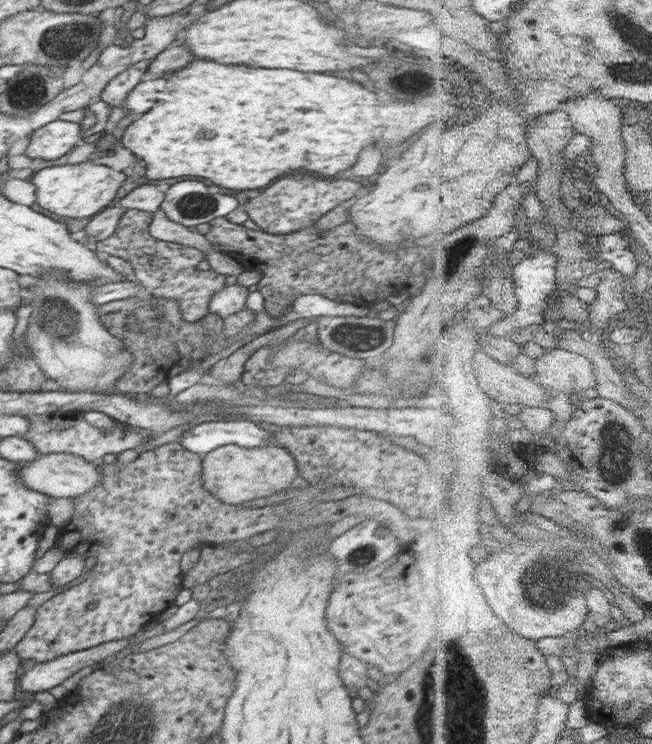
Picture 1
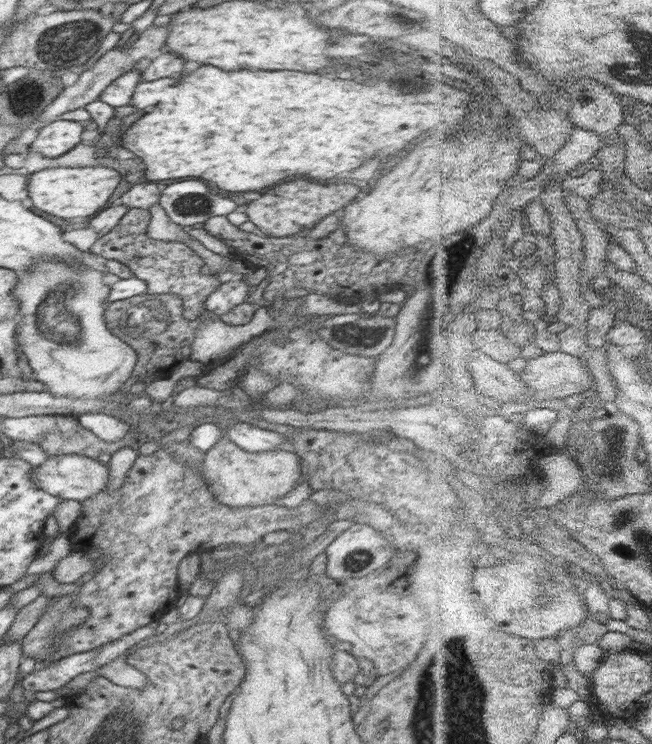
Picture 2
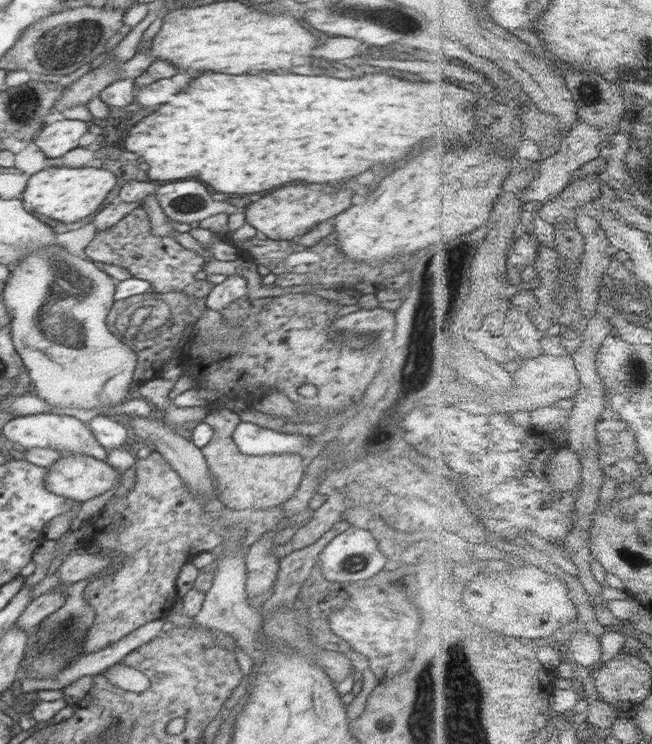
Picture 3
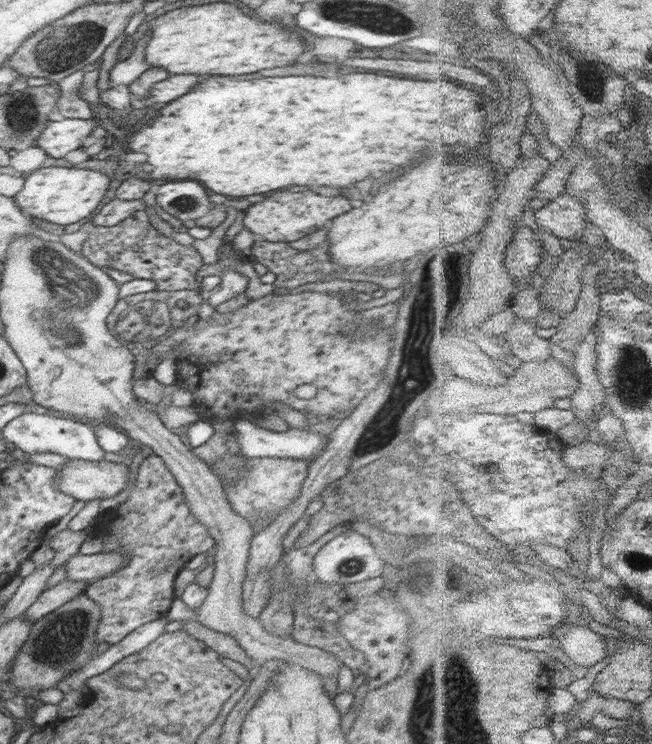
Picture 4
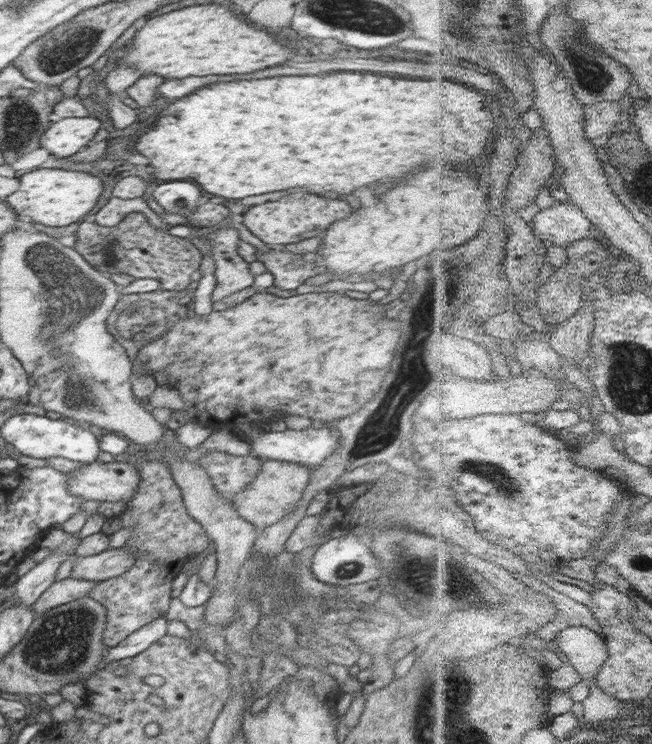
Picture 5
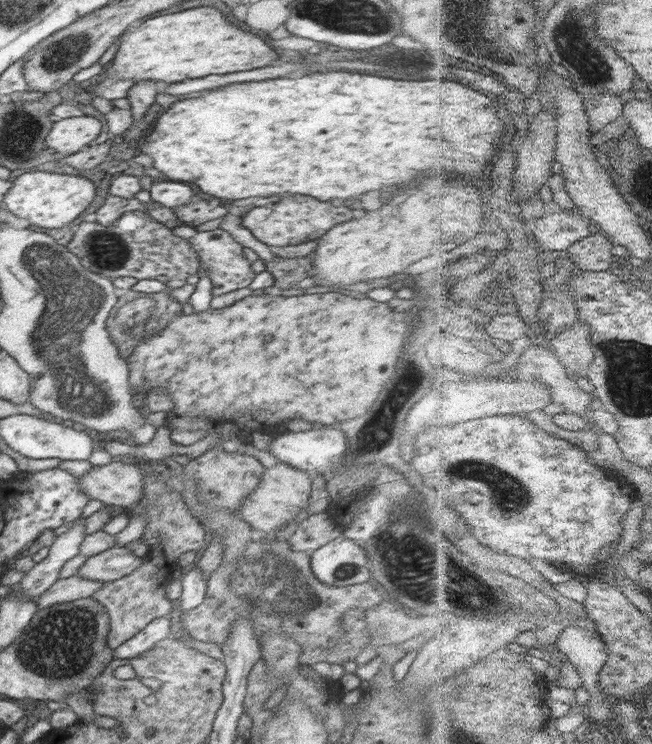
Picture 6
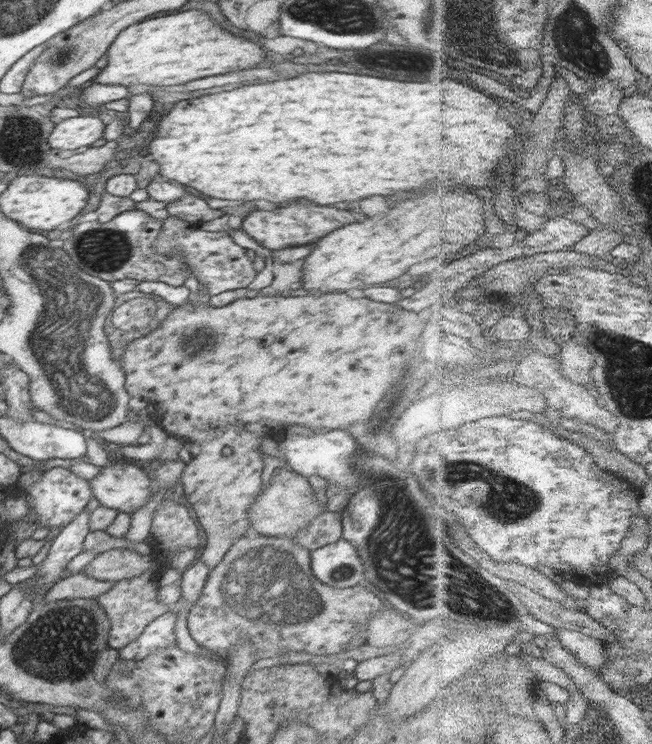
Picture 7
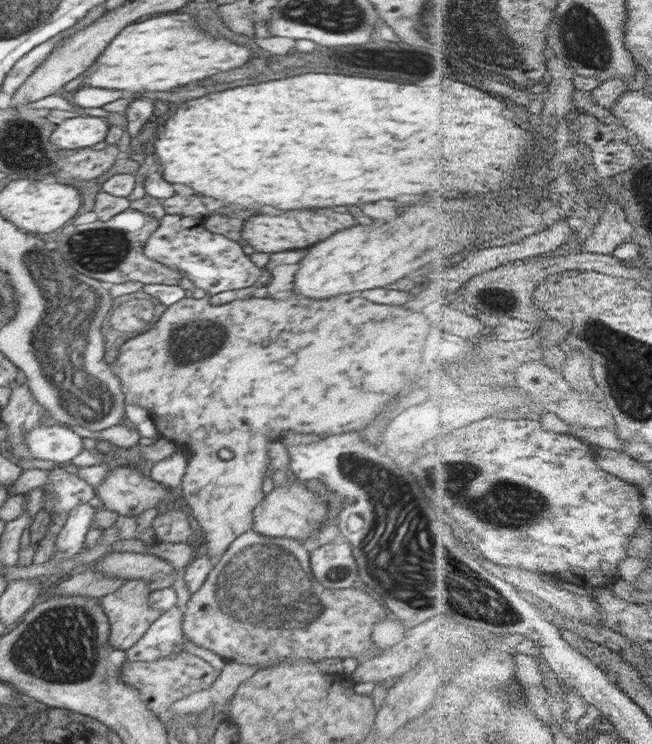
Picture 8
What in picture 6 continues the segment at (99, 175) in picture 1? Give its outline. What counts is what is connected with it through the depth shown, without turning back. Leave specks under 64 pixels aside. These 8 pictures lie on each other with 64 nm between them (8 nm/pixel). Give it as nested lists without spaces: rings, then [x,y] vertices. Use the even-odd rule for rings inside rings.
[[[27,172],[18,176],[12,183],[10,190],[3,196],[2,202],[7,210],[24,220],[28,220],[32,226],[40,226],[40,228],[64,228],[64,230],[71,228],[71,222],[78,218],[88,206],[94,196],[96,196],[96,175],[86,176],[68,176],[68,174],[54,173],[54,172]]]

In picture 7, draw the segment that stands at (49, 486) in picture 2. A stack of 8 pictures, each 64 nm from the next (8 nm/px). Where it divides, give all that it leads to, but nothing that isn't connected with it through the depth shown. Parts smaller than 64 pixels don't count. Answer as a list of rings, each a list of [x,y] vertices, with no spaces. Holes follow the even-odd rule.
[[[118,460],[106,465],[98,476],[88,480],[92,497],[97,498],[101,505],[129,514],[142,508],[149,498],[158,490],[150,472],[138,465],[121,464]]]

